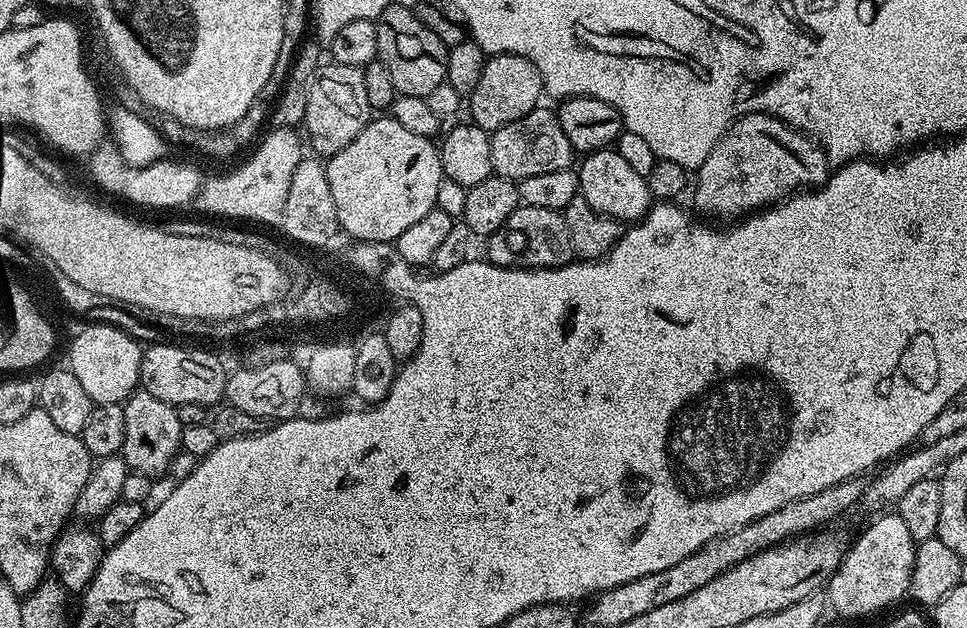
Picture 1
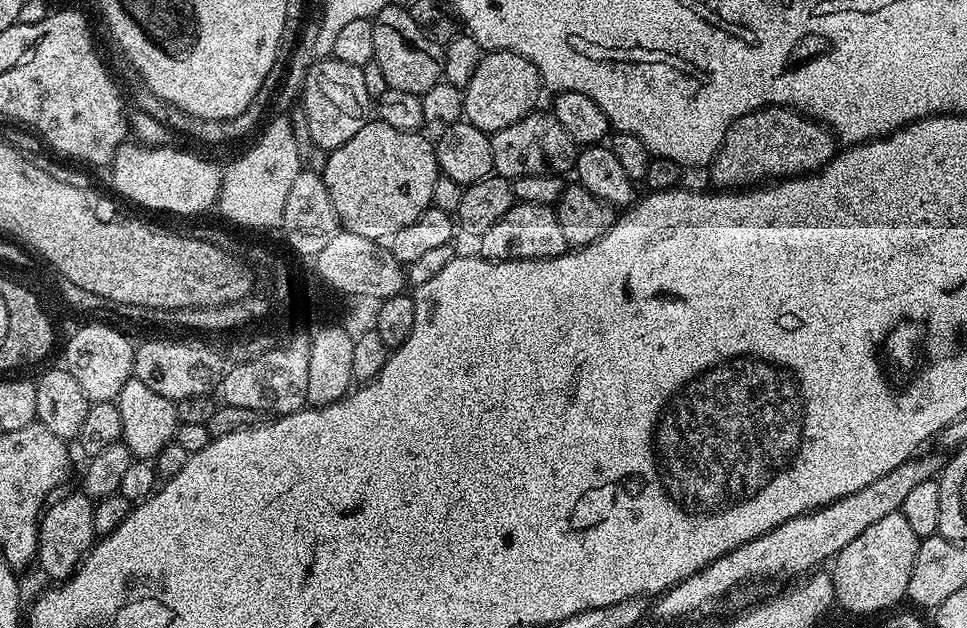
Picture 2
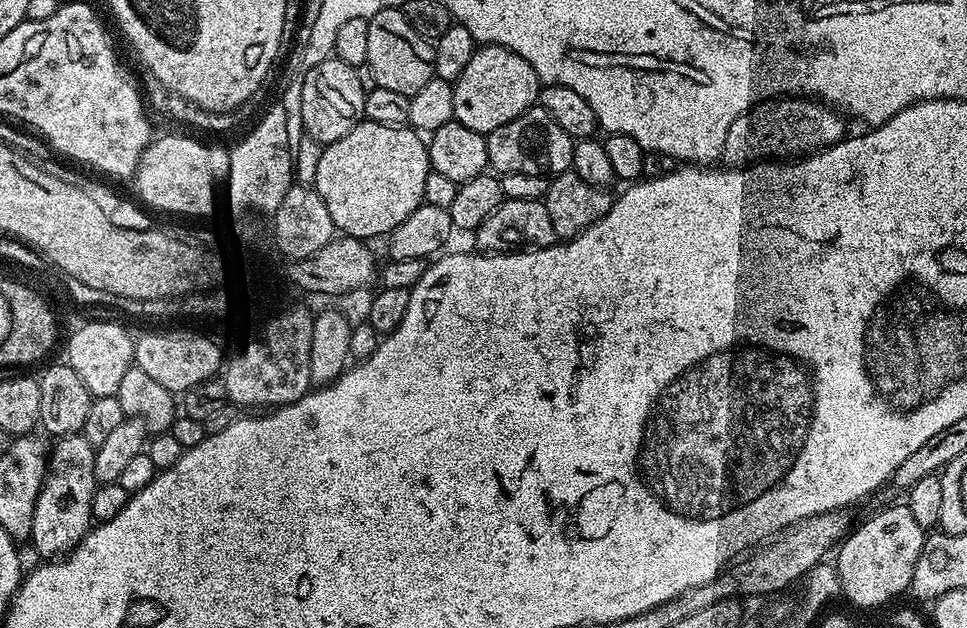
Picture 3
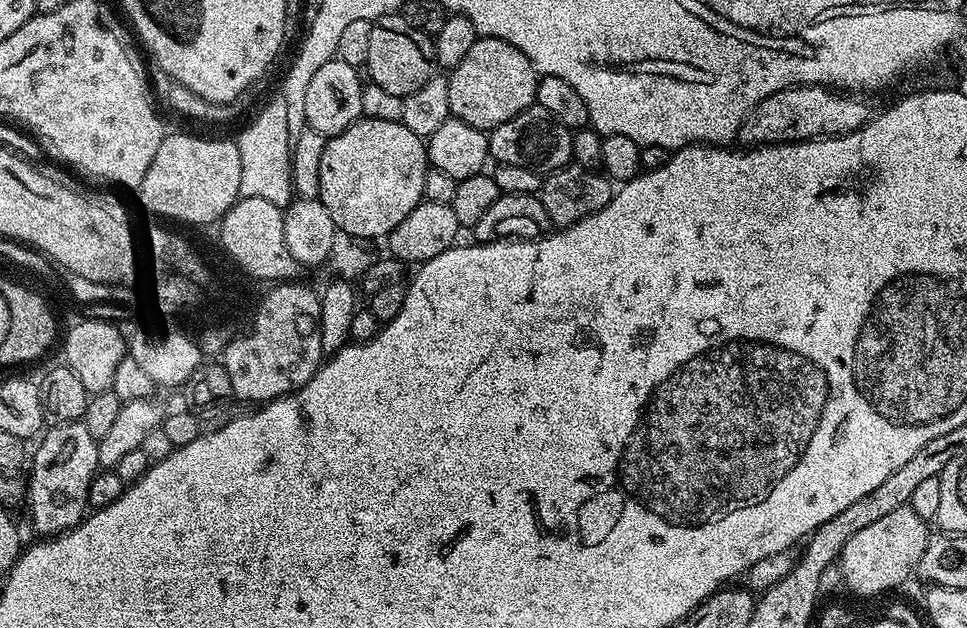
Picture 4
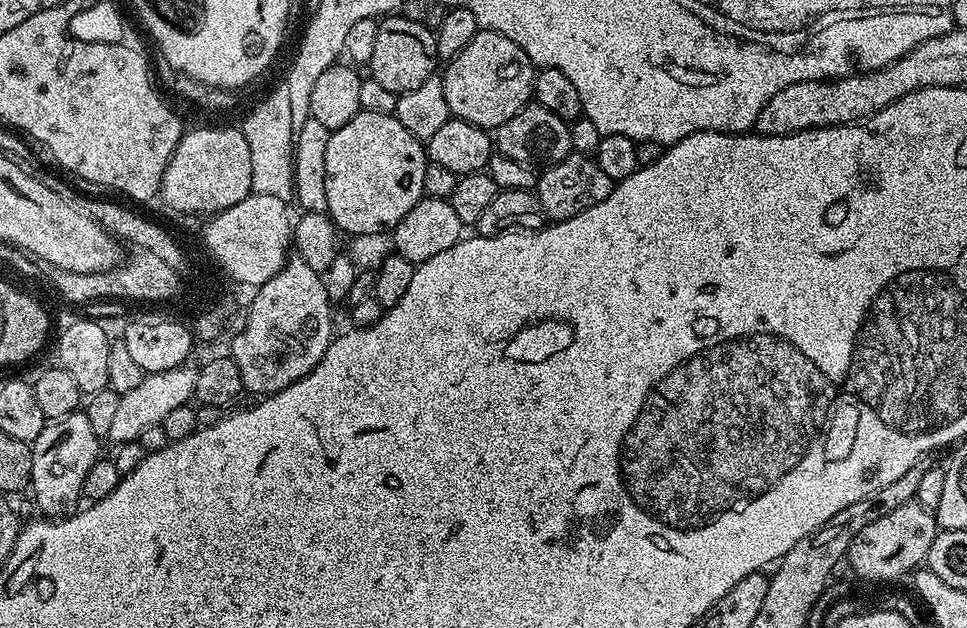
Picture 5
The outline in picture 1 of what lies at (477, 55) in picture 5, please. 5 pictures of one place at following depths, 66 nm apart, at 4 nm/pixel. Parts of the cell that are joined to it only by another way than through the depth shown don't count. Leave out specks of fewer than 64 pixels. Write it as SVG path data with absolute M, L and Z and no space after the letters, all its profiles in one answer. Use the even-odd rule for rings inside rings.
M488 56L482 78L478 78L478 86L474 86L469 99L472 101L469 104L467 101L466 108L472 111L471 123L491 134L502 126L510 126L510 122L518 122L518 118L526 118L543 96L542 78L538 70L534 70L534 62L526 62L521 56Z

